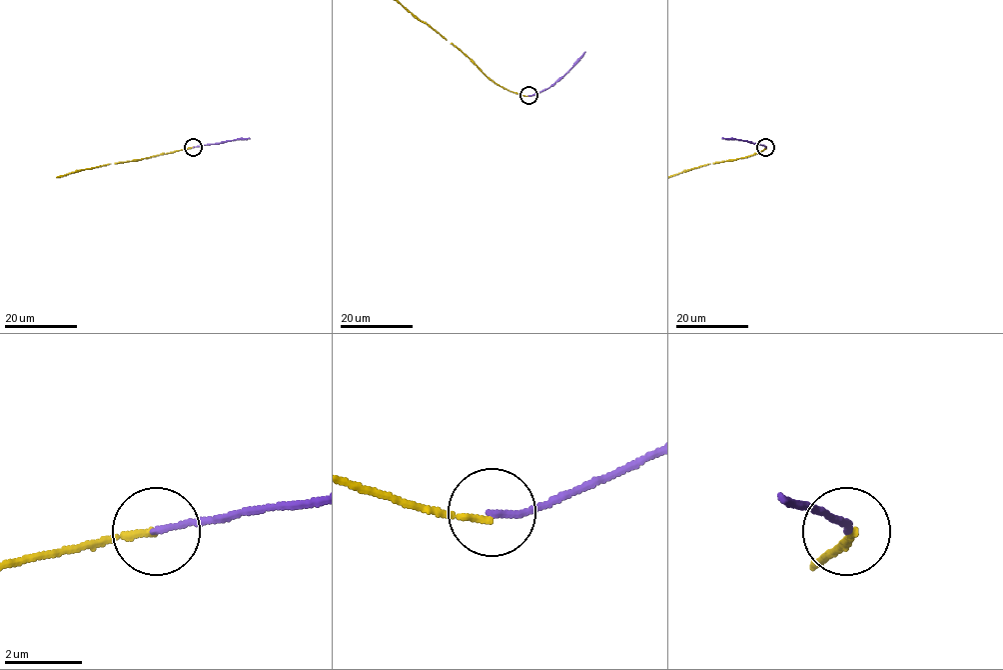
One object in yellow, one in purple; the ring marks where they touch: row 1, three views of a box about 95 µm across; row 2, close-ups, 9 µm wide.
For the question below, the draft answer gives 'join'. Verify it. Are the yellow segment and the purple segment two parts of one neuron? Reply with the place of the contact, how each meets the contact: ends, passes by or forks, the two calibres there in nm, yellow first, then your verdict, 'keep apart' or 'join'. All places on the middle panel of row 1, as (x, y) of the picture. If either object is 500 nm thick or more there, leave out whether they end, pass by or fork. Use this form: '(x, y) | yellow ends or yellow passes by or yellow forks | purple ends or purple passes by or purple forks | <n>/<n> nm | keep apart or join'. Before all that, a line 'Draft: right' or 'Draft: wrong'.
Draft: wrong
(528, 95) | yellow ends | purple ends | 160/150 nm | keep apart

